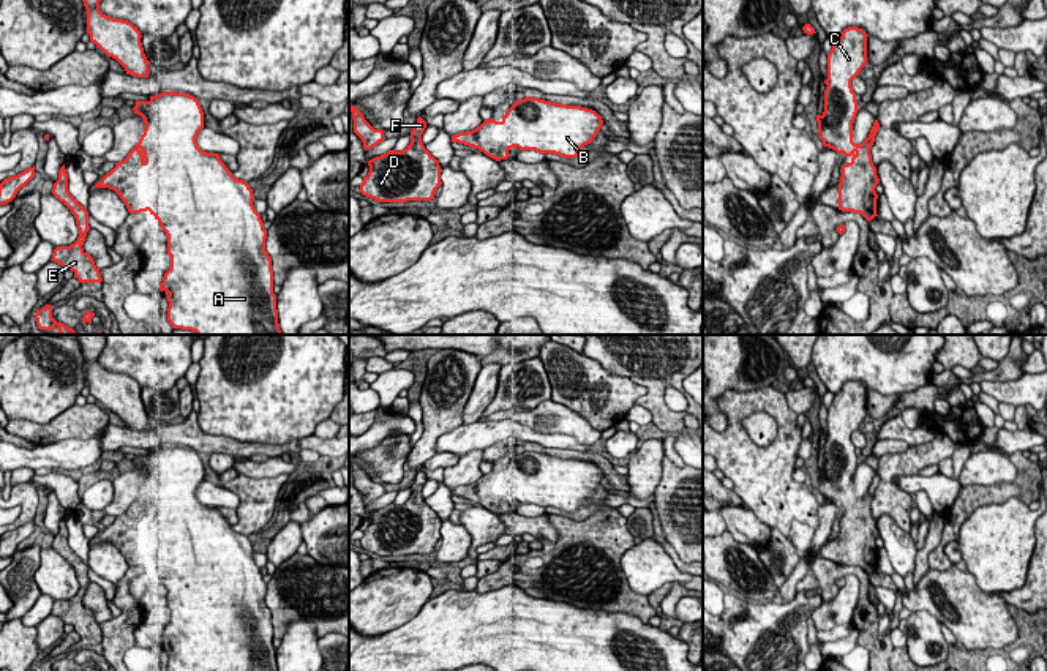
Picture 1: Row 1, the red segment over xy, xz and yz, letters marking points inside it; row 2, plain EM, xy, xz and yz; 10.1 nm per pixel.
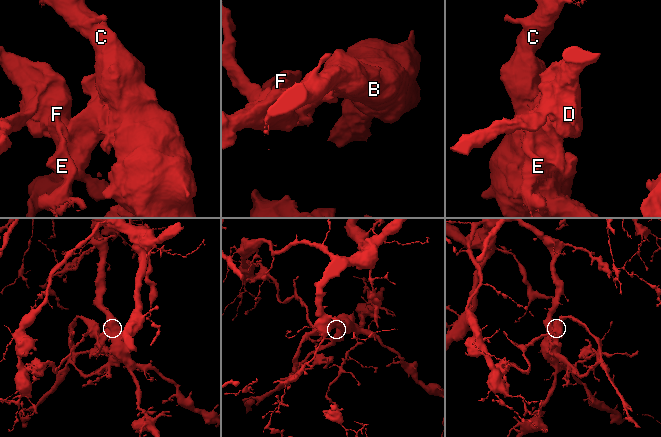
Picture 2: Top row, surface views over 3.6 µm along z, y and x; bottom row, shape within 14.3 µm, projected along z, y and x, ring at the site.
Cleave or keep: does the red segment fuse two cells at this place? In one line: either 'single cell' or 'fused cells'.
fused cells

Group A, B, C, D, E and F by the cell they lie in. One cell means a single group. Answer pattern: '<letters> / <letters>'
A B C / D E F

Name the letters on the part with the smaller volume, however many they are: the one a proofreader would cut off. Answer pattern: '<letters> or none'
D, E, F

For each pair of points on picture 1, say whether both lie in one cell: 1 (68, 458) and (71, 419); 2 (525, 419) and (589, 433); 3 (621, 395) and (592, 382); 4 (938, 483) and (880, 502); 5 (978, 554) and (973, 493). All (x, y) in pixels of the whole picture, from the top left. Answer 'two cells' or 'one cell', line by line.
1: two cells
2: one cell
3: one cell
4: two cells
5: two cells

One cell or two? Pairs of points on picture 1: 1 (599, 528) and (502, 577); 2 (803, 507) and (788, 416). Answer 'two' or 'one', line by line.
1: one
2: one

